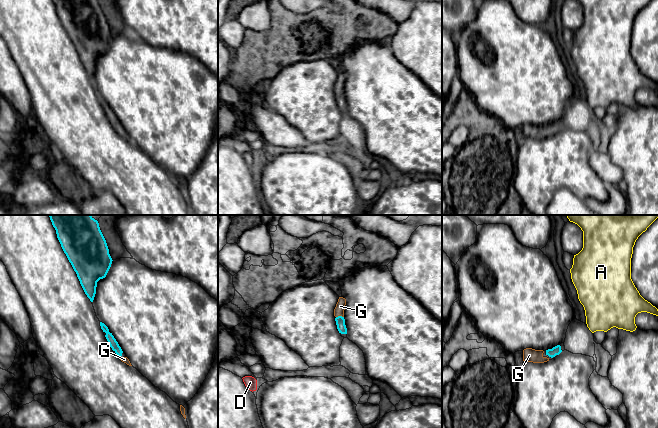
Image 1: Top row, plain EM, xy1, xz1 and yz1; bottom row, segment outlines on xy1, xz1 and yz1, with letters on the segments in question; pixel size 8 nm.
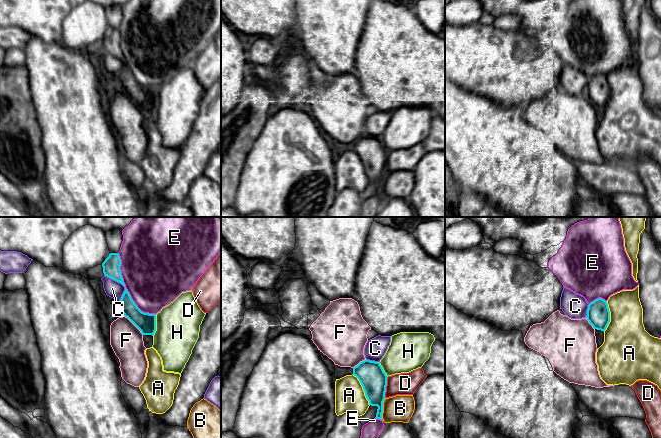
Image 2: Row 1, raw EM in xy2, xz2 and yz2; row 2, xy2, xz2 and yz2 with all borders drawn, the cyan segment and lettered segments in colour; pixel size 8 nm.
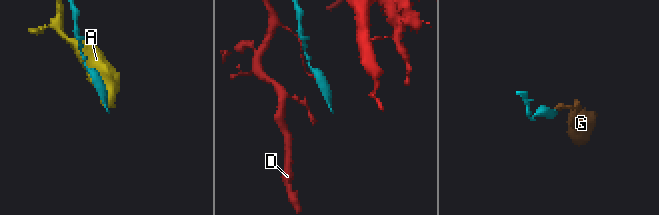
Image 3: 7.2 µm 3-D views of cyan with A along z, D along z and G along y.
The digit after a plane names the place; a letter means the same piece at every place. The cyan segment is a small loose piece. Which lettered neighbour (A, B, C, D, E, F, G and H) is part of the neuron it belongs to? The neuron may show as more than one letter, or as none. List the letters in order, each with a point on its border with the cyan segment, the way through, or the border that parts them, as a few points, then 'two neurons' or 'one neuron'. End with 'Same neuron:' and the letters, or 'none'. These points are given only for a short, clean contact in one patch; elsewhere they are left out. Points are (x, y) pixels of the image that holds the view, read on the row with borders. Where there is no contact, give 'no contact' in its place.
A: meets cyan in xz2 at (363, 389); two neurons
B: meets cyan in xz2 at (382, 409); border along xz2 (385, 398), (382, 419); two neurons
C: meets cyan in xy2 at (122, 284); two neurons
D: meets cyan in xz2 at (385, 387); two neurons
E: meets cyan in xy2 at (126, 289); two neurons
F: meets cyan in xy2 at (134, 324); border along xy2 (124, 315), (143, 334); two neurons
G: meets cyan in xz1 at (339, 316); runs through xz1 (340, 321), (339, 316), (340, 306); one neuron
H: meets cyan in xy2 at (155, 325); two neurons
Same neuron: G

